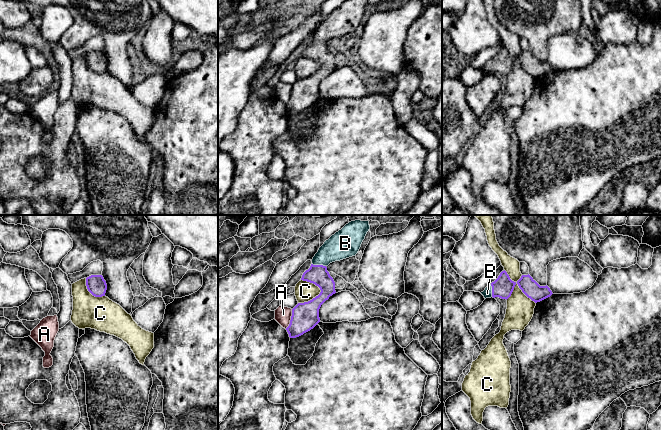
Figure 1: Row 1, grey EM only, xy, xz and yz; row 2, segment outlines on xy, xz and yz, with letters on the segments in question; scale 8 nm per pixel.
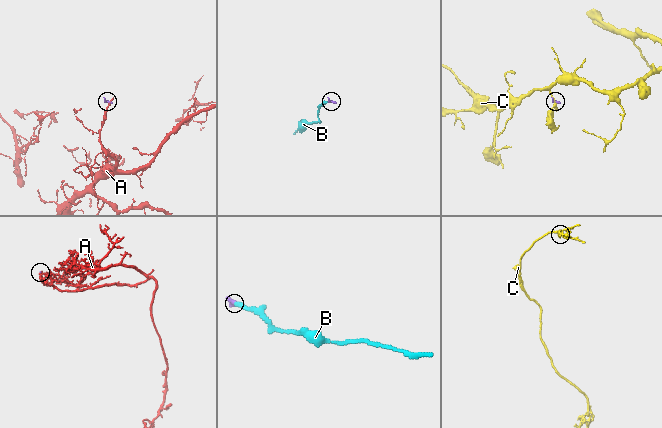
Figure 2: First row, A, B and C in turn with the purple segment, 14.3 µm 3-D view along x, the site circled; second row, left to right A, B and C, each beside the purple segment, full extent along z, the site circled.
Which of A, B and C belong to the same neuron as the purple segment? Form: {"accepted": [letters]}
{"accepted": ["B"]}

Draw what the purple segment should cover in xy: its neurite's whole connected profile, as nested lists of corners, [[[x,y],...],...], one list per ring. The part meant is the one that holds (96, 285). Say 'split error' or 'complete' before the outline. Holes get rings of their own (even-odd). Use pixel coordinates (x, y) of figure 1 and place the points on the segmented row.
complete; [[[91,275],[86,278],[88,291],[95,297],[105,296],[107,284],[102,275]]]

